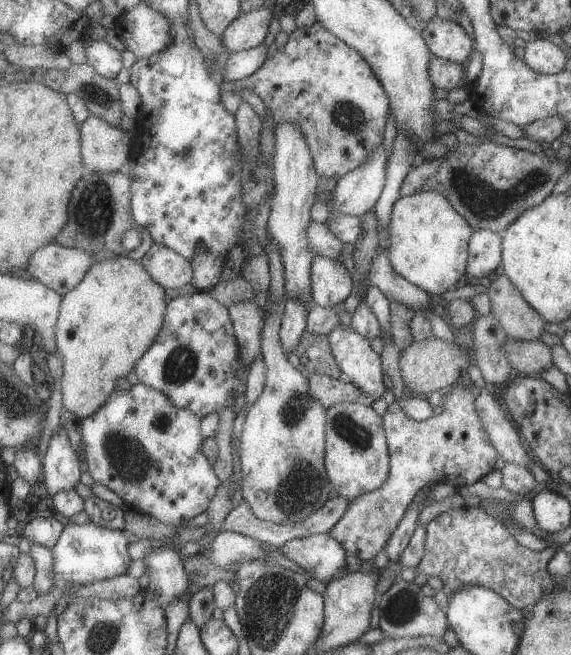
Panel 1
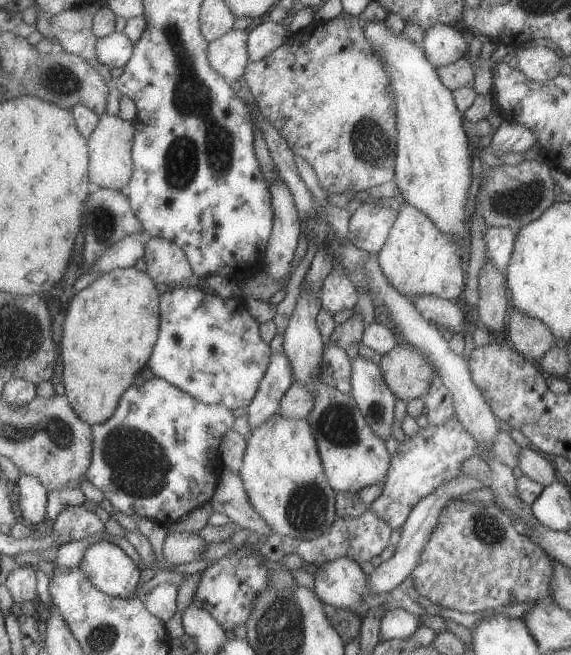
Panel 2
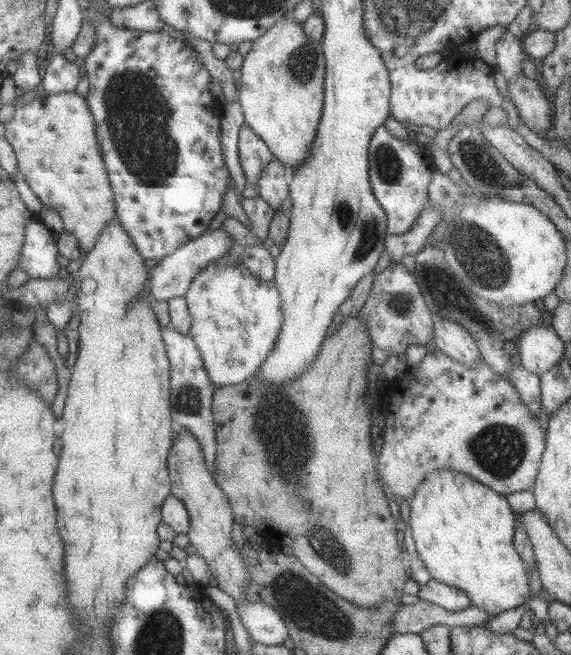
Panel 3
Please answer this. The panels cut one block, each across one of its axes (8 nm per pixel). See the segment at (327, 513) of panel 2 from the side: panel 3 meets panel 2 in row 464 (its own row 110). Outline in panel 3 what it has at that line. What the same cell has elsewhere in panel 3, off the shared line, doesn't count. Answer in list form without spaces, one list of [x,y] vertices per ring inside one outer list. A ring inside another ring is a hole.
[[[283,14],[282,18],[256,38],[250,51],[243,57],[237,99],[244,124],[265,142],[269,153],[283,165],[288,179],[292,177],[293,169],[303,165],[309,155],[309,144],[313,142],[322,113],[325,69],[321,41],[307,38],[301,23],[293,21],[290,14]]]

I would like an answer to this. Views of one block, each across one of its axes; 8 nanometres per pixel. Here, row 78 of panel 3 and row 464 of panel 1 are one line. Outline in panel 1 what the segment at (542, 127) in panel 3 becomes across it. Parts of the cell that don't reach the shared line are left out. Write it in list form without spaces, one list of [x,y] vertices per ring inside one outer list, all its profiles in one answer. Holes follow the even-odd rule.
[[[483,386],[479,395],[474,398],[474,407],[493,448],[505,463],[527,468],[531,462],[536,464],[524,447],[515,424],[505,418],[501,405],[497,404],[496,398],[487,386]]]

